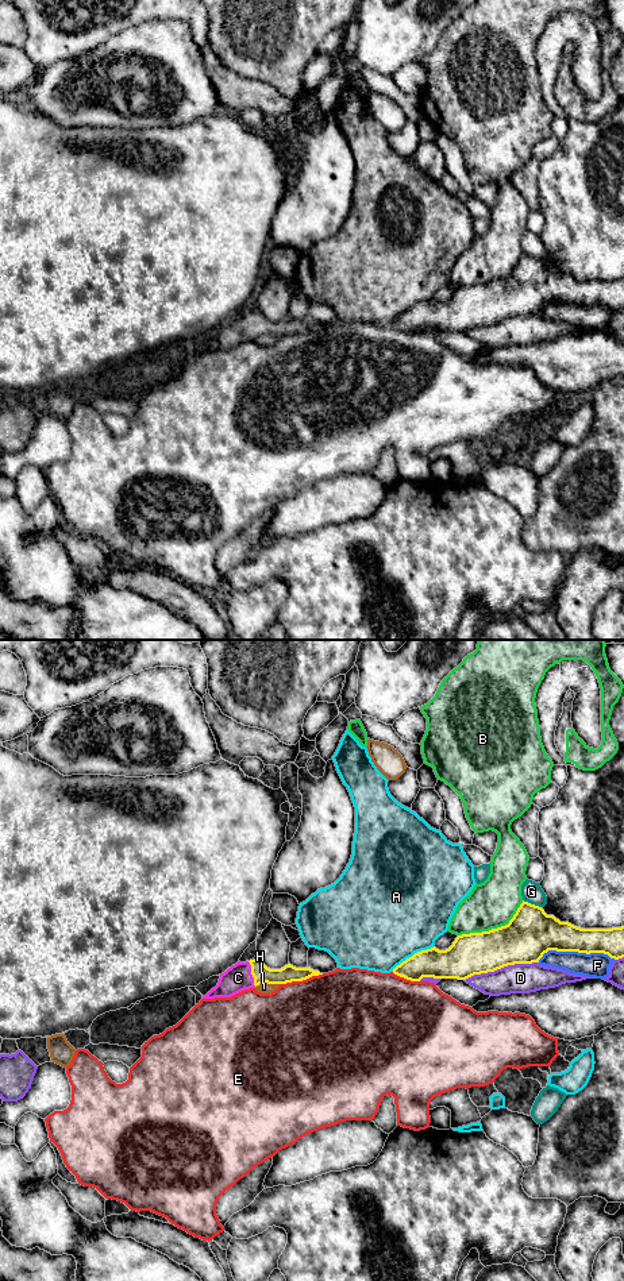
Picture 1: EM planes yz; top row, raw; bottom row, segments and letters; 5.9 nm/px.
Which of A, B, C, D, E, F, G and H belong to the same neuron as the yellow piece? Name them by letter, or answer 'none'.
C

